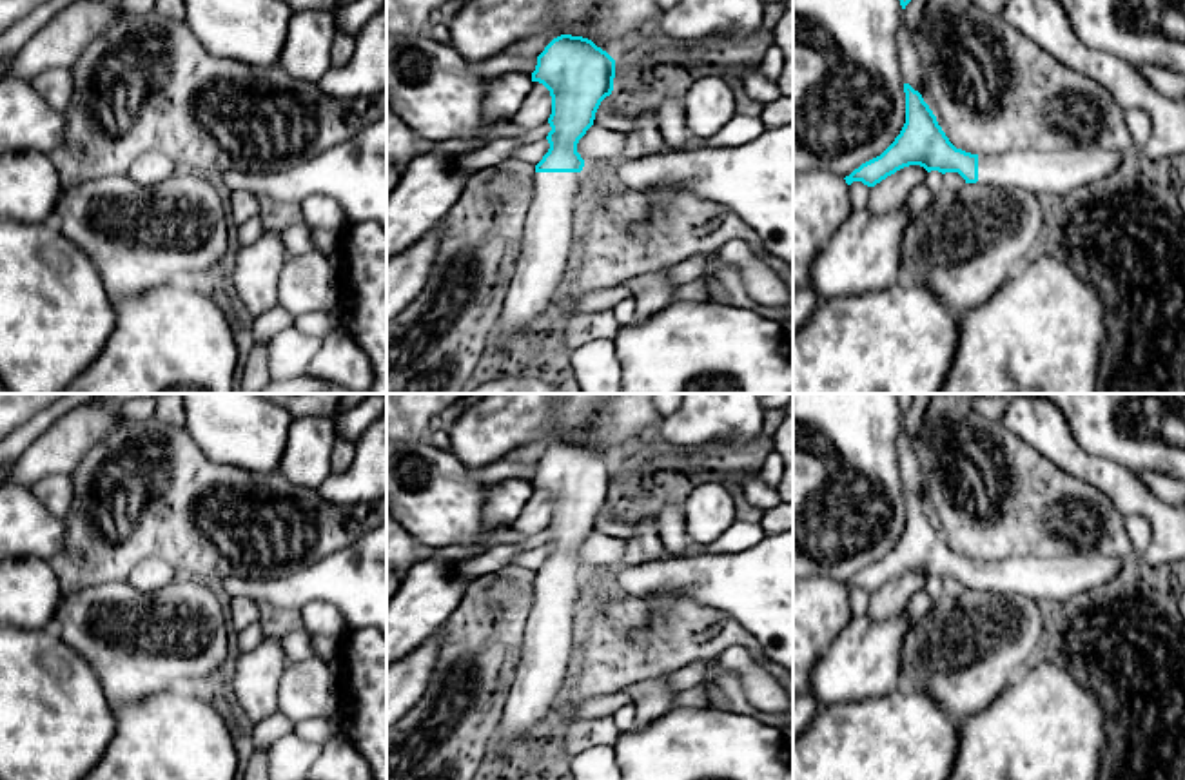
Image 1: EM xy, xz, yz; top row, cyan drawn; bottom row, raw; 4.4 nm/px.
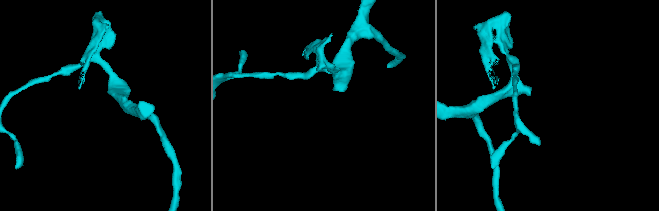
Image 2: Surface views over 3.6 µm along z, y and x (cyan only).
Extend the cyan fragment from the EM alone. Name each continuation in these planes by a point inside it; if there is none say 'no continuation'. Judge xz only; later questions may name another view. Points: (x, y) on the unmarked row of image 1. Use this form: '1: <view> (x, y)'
1: xz (545, 653)

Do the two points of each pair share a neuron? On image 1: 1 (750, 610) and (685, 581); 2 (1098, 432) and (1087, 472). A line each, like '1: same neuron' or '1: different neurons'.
1: same neuron
2: different neurons

